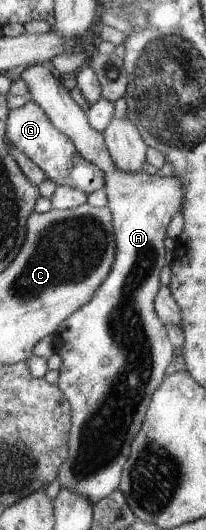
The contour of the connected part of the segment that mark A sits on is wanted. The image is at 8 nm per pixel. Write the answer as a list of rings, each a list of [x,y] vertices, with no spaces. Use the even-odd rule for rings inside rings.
[[[41,64],[27,67],[20,74],[20,78],[27,83],[31,100],[43,107],[55,128],[70,136],[78,151],[103,169],[106,176],[107,206],[112,210],[114,218],[118,249],[111,274],[98,288],[93,300],[64,320],[61,328],[52,337],[56,343],[56,352],[63,360],[59,368],[60,379],[57,386],[62,389],[72,406],[70,455],[60,467],[59,484],[86,496],[86,499],[96,505],[120,488],[123,469],[130,458],[134,438],[142,430],[153,395],[169,372],[179,363],[180,355],[171,342],[167,325],[158,316],[155,303],[162,287],[159,280],[161,268],[165,268],[170,261],[170,253],[165,248],[167,228],[173,216],[183,212],[186,188],[181,177],[175,174],[163,177],[145,171],[131,172],[120,169],[111,156],[110,148],[107,148],[104,133],[96,131],[90,125],[86,111],[71,98],[65,81],[55,76],[49,68]]]

